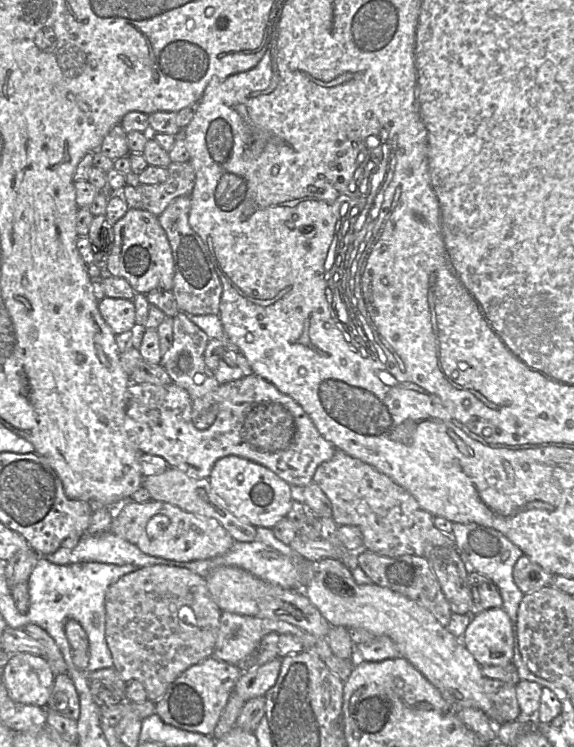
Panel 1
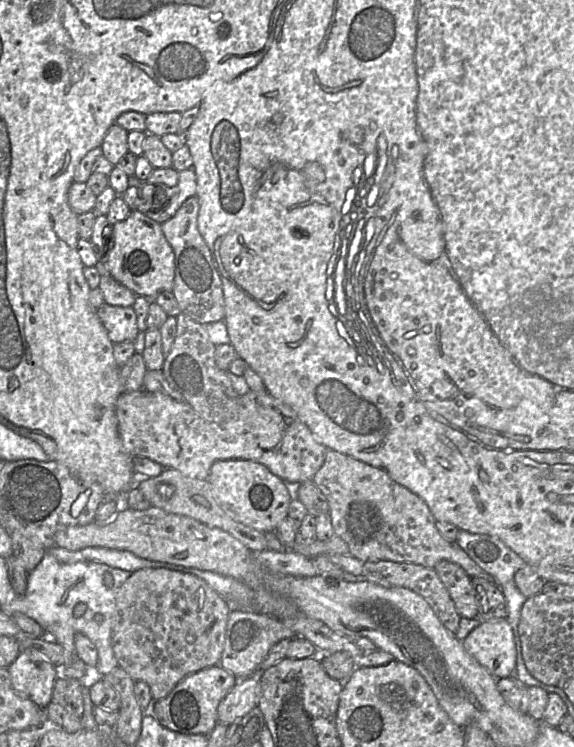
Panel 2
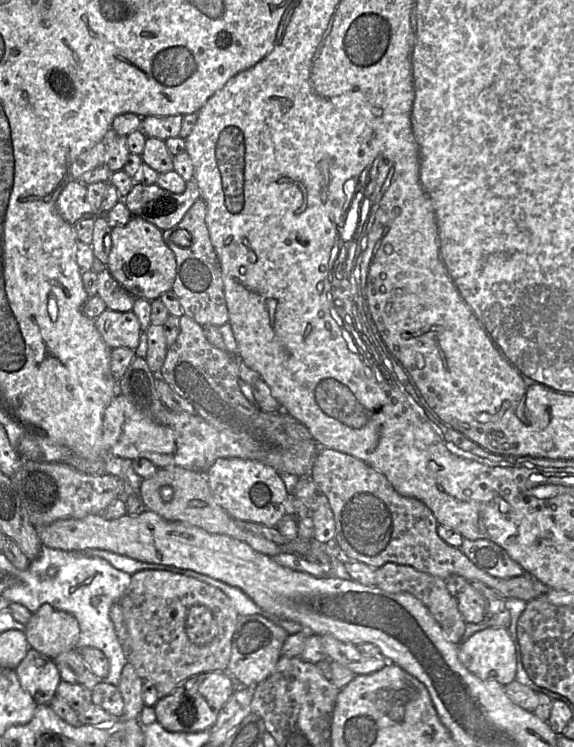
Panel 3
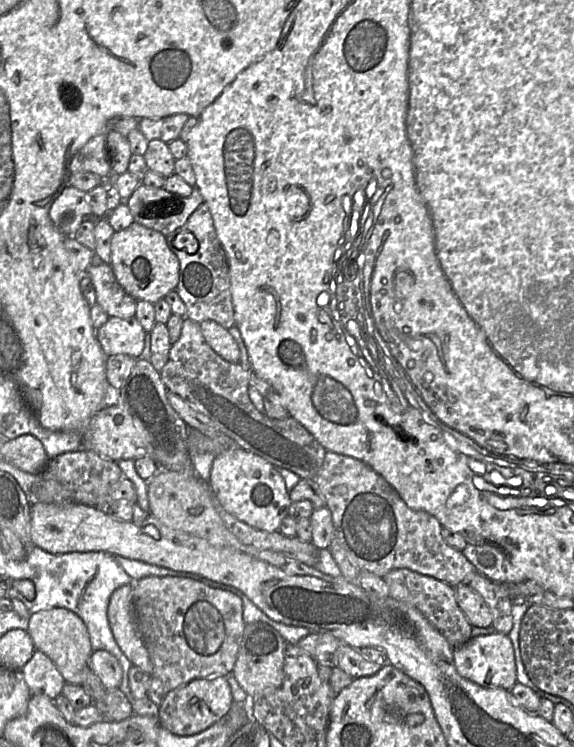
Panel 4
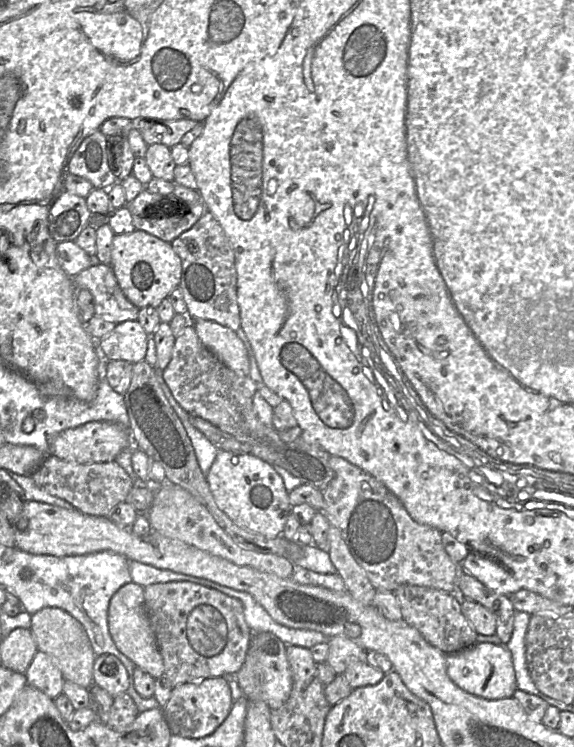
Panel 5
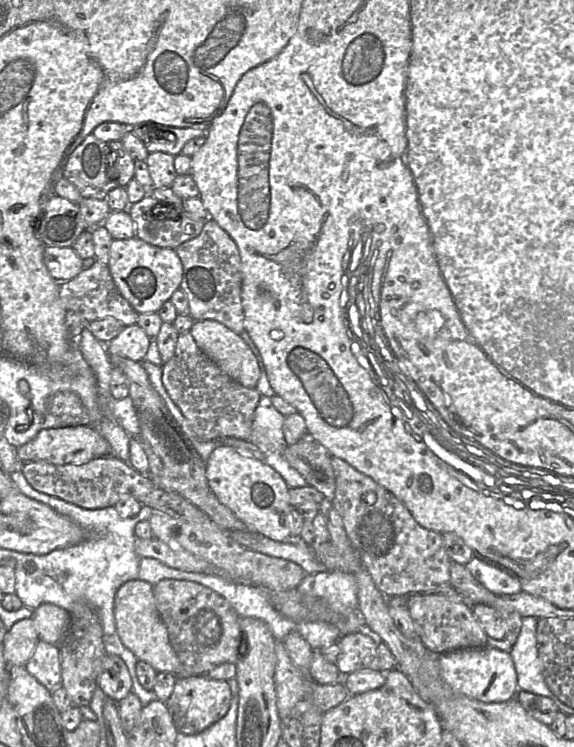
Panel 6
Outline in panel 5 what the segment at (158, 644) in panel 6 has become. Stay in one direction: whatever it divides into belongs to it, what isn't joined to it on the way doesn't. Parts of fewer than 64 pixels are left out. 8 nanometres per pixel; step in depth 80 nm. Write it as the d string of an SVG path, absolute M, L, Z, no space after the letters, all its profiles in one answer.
M130 582L121 586L112 595L108 607L108 627L117 649L127 656L136 667L156 679L163 677L164 663L145 608L143 589L142 586Z

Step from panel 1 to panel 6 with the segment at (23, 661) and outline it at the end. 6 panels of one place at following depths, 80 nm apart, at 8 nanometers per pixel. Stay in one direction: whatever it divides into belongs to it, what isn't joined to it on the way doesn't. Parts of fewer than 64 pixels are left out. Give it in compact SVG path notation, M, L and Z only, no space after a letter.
M39 640L25 668L50 693L63 687L59 646Z

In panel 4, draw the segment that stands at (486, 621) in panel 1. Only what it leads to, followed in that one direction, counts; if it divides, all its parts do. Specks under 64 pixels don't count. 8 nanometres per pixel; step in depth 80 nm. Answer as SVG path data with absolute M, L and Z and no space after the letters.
M499 632L472 637L467 643L454 649L454 663L462 677L482 687L510 690L517 683L513 644L508 635Z

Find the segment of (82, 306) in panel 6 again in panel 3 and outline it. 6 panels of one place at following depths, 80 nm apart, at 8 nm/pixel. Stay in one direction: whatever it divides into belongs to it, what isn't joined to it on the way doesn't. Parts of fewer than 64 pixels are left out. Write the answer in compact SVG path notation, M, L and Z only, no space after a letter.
M107 269L97 273L98 295L108 309L127 312L133 309L136 297L127 291Z

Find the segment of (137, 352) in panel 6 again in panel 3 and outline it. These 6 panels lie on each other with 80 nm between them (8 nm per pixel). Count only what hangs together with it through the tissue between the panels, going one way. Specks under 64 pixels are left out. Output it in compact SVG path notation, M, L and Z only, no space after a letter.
M106 308L95 325L105 343L111 348L128 347L136 350L140 342L142 329L135 313L119 312Z

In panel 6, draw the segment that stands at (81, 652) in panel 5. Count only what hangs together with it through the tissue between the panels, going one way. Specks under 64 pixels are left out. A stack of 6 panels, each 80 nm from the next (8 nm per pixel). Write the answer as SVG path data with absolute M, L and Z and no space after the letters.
M52 604L34 610L33 621L39 640L59 646L70 625L68 611Z

